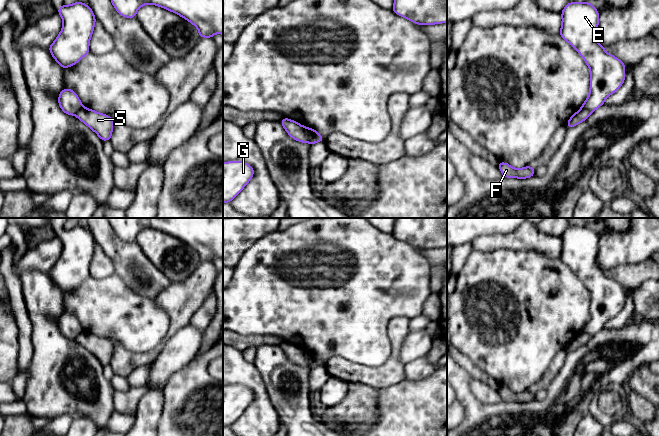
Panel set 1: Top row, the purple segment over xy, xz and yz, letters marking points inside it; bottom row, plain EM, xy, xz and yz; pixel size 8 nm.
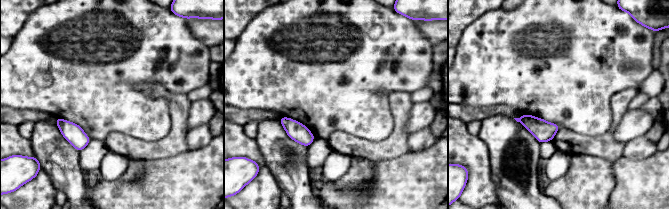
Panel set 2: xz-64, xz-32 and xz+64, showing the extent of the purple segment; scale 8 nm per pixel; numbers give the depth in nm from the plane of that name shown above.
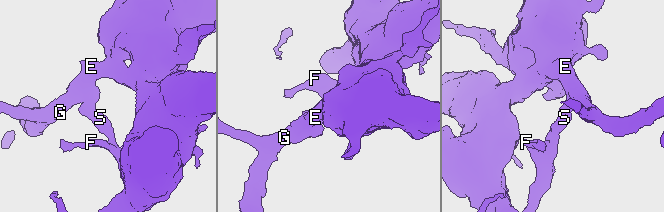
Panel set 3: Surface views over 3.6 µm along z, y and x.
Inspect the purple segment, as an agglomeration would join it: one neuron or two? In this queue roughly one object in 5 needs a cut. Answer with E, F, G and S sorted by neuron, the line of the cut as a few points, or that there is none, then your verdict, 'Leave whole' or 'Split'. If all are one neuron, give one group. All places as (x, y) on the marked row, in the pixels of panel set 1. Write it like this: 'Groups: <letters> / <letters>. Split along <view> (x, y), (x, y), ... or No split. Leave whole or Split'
Groups: E G / F S. Split along xz (302, 126), (310, 142). Split

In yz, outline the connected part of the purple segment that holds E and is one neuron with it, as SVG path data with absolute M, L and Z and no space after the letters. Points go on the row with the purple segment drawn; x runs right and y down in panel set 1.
M569 2L561 16L559 35L582 56L590 69L589 96L581 108L593 112L623 85L625 63L608 54L596 41L599 13L590 2Z

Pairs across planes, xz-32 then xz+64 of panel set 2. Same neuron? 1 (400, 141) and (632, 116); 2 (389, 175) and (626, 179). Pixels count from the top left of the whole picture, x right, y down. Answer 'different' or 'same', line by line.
1: different
2: same

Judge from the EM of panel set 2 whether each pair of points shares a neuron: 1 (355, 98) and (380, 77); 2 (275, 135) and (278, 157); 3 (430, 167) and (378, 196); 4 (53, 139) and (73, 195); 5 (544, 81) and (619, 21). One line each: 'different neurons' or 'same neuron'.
1: same neuron
2: same neuron
3: same neuron
4: same neuron
5: same neuron

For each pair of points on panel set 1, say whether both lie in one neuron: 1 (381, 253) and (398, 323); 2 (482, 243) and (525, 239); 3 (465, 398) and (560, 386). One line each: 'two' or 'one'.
1: two
2: one
3: one

